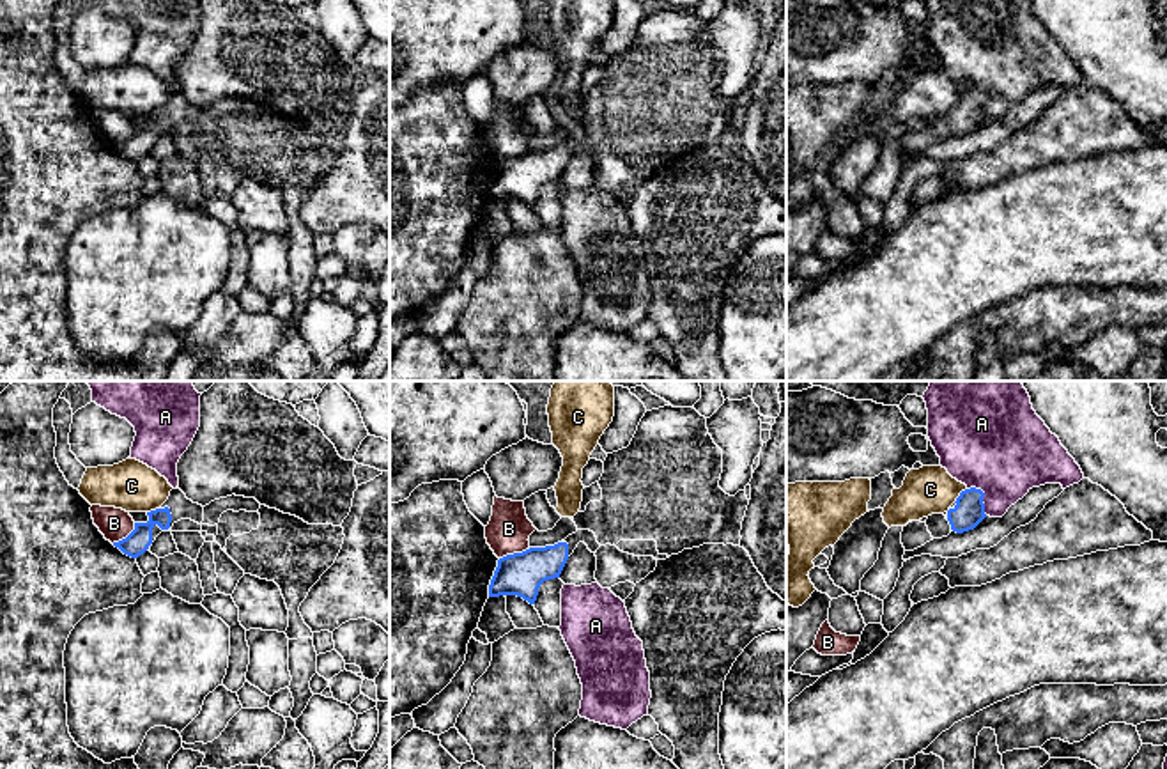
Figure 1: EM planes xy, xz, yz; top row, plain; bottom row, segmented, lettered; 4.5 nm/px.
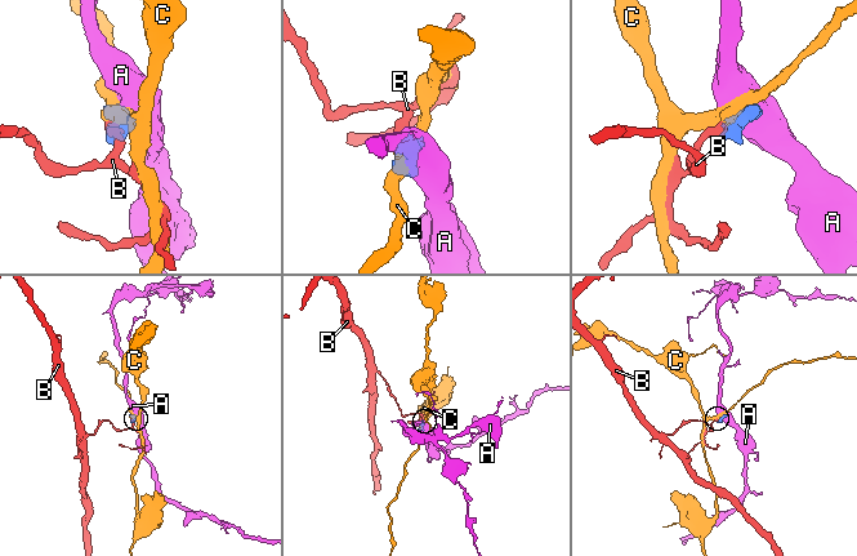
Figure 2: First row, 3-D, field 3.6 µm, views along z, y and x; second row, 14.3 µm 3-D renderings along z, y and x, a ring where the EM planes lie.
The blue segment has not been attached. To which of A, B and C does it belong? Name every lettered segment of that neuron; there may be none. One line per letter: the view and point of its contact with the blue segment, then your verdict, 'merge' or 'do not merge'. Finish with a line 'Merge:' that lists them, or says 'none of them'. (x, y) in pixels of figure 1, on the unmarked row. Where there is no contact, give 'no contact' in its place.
A: yz (983, 100) | do not merge
B: xz (514, 156) | do not merge
C: yz (960, 98) | do not merge
Merge: none of them

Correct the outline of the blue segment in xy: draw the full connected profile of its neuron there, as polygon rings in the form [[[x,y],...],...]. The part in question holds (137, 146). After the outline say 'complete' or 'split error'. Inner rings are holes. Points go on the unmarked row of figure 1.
[[[172,92],[168,103],[156,113],[147,115],[147,126],[135,126],[135,133],[122,144],[113,145],[124,158],[138,161],[151,154],[152,145],[163,133],[181,122],[191,122],[198,128],[204,124],[204,110],[186,101],[181,92]]]; split error

